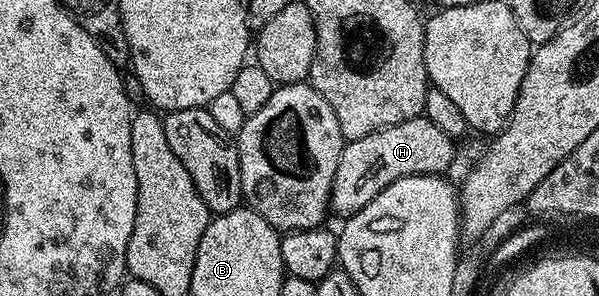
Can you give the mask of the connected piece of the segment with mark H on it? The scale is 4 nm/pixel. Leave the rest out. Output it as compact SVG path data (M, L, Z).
M421 115L414 119L406 119L402 123L394 123L390 127L382 127L378 131L370 131L370 135L362 135L362 139L354 139L345 144L342 155L338 159L338 171L334 171L334 183L332 184L332 200L330 209L333 214L341 213L341 218L353 217L378 191L386 191L390 183L394 183L403 177L410 175L426 175L435 173L437 175L447 174L448 168L452 165L452 160L456 157L454 138L446 135L446 131L441 131L430 123L427 117Z

